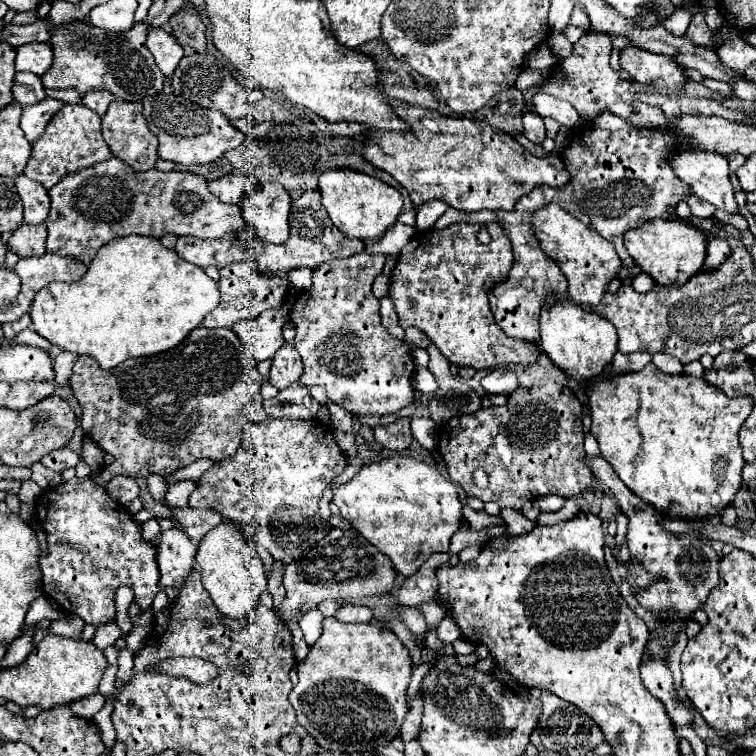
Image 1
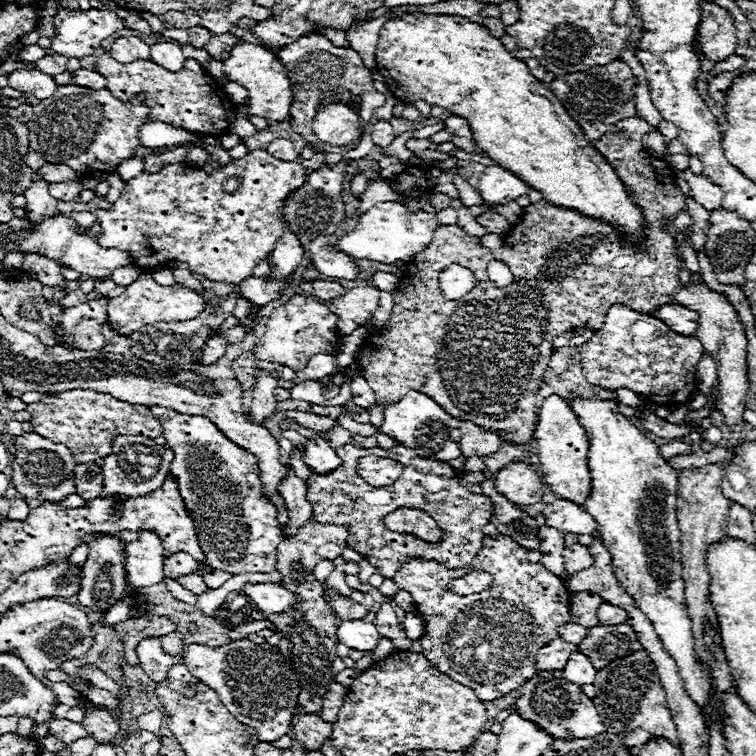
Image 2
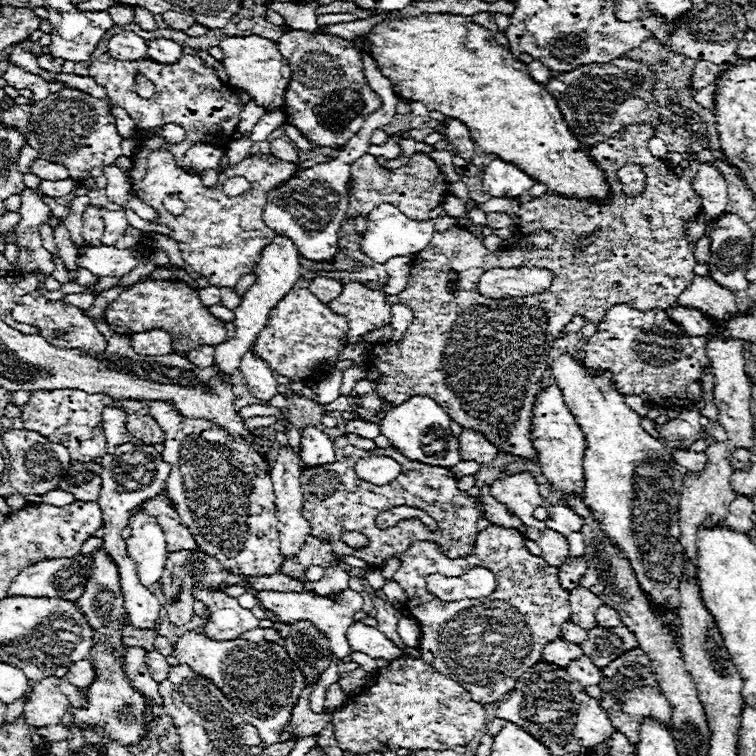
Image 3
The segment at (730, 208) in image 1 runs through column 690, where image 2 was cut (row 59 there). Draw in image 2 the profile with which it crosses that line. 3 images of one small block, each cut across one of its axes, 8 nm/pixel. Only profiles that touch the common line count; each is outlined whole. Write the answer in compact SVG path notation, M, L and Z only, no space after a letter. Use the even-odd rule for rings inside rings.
M160 42L150 46L150 60L158 66L164 66L166 70L180 70L184 68L186 56L182 54L180 44L176 42Z

